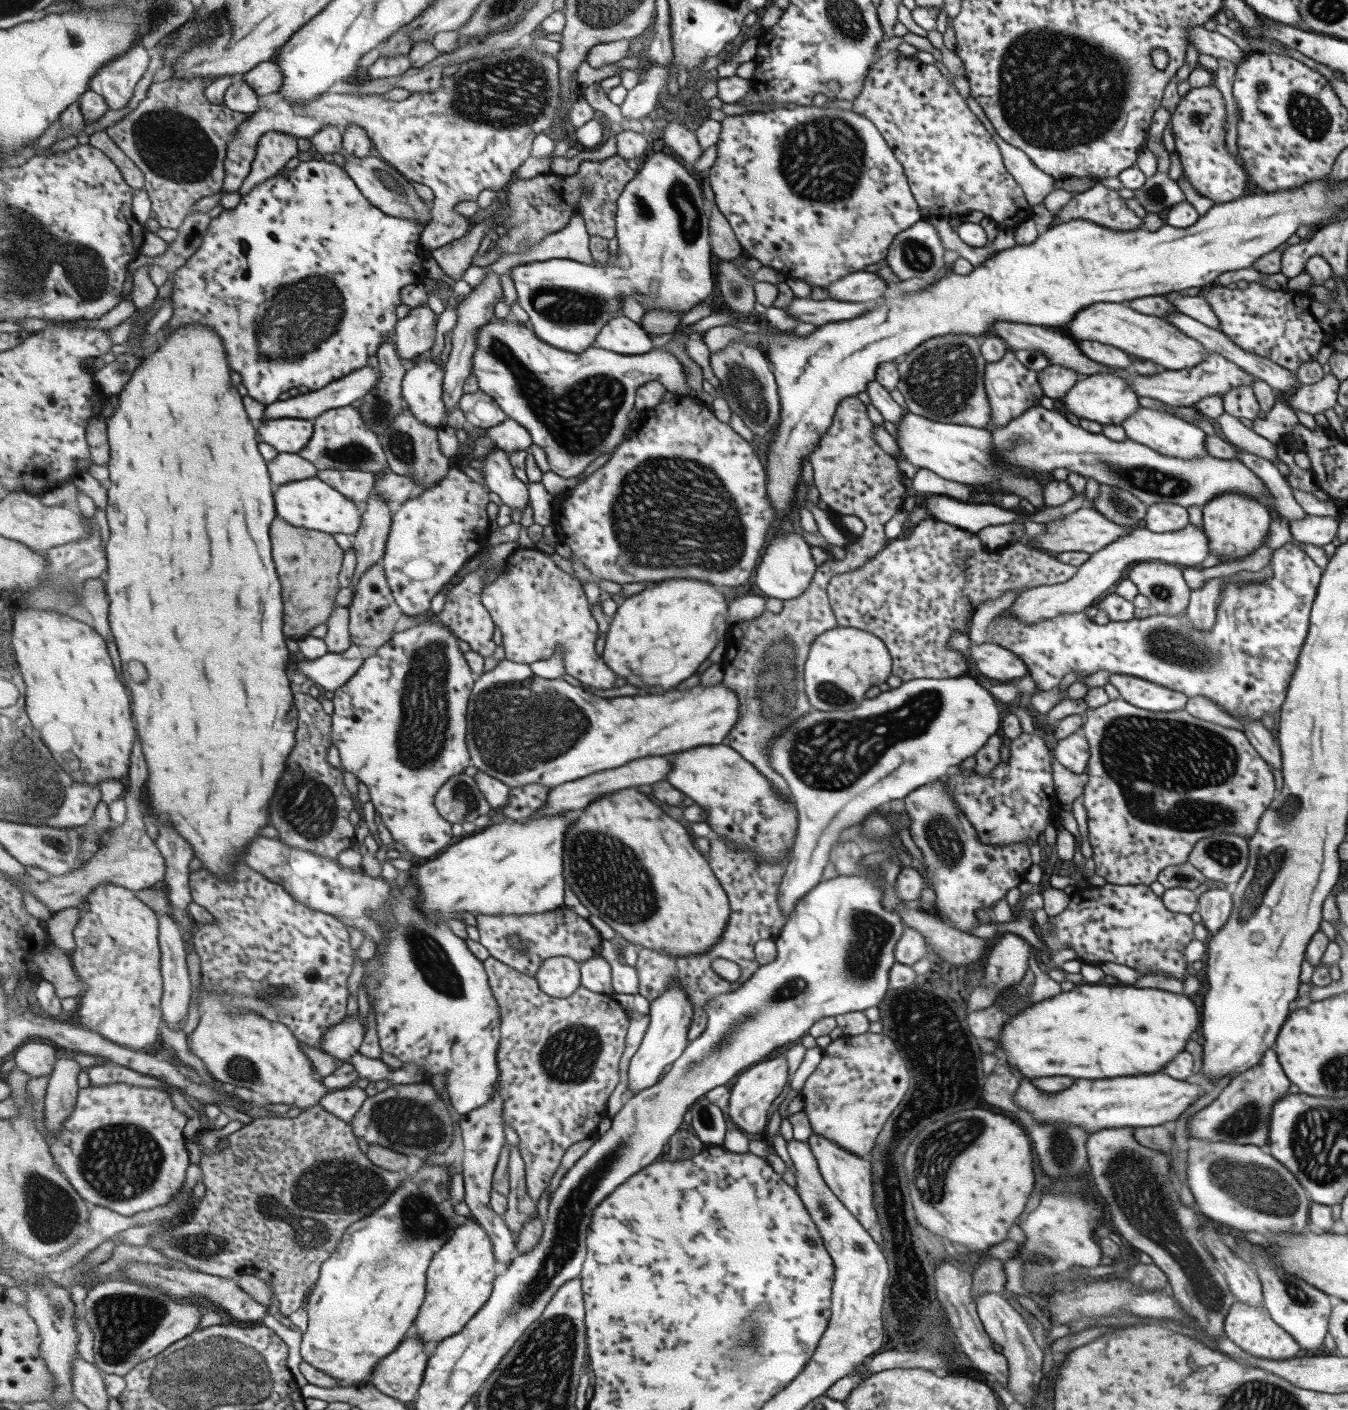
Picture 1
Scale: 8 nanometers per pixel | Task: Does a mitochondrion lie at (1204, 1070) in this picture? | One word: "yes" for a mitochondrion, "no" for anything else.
no

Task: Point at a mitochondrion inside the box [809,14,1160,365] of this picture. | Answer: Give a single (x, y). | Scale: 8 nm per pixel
(1056, 91)

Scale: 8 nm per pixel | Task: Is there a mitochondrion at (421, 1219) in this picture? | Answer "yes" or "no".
yes

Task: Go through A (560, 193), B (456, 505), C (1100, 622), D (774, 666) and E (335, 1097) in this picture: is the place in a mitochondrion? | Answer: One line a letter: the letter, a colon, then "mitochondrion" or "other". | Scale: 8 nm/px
A: other
B: other
C: other
D: mitochondrion
E: other

